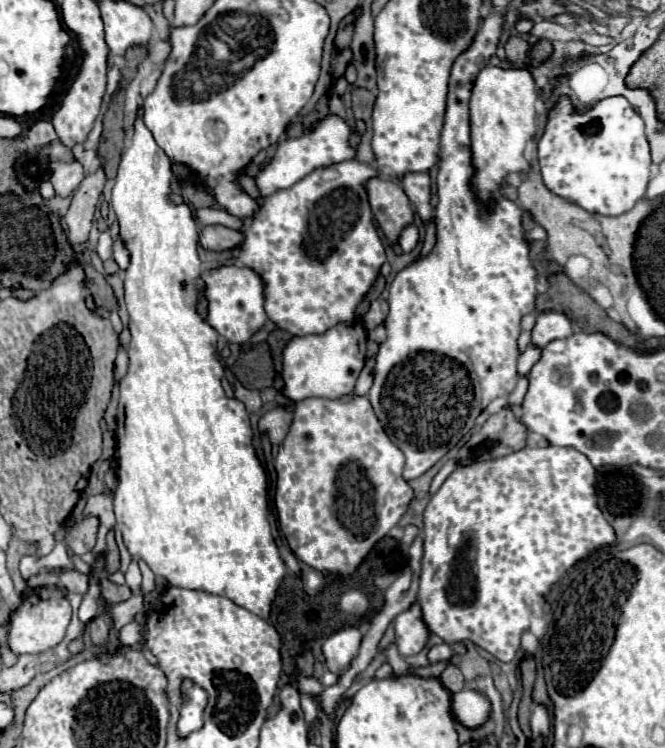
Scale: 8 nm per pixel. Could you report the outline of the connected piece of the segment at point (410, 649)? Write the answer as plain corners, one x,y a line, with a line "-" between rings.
415,602
395,618
395,642
403,658
417,654
429,640
429,628
421,618
421,606

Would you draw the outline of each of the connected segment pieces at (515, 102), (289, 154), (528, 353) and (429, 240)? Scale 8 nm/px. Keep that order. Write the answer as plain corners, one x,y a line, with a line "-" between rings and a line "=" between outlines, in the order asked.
485,66
473,84
471,90
471,148
473,148
473,166
475,178
473,186
483,204
491,204
493,194
499,192
499,184
507,178
509,172
529,170
529,164
523,156
529,138
535,132
535,102
537,88
535,78
527,68
499,68
=
327,116
325,120
317,122
311,132
305,132
301,138
289,138
283,144
279,144
273,160
269,164
265,164
259,172
259,176
255,178
255,182
261,190
261,196
267,198
269,194
273,194
277,190
289,188
321,166
325,168
325,166
331,166
337,162
353,160
355,150
349,146
349,136
351,136
351,128
345,120
341,120
339,116
=
527,346
527,350
519,356
519,364
517,364
517,374
519,376
527,376
529,370
533,368
533,364
539,360
539,348
535,346
=
429,224
425,230
425,238
423,238
423,246
421,246
421,254
419,258
427,256
431,252
431,248
435,246
435,224

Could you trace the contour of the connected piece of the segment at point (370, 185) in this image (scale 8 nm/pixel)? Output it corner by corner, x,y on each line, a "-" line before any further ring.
379,176
365,182
371,212
377,218
379,228
389,242
395,242
401,230
413,222
413,210
407,194
395,180
383,180

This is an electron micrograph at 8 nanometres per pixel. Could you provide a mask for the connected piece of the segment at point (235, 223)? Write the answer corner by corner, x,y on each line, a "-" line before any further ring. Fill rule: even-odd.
200,208
197,210
195,215
195,221
198,224
198,235
200,235
200,230
202,225
212,225
220,224
231,229
240,229
243,222
227,214
224,210
210,209
210,208
-
200,222
200,225
199,225

